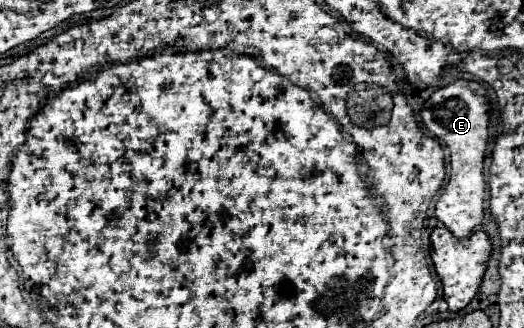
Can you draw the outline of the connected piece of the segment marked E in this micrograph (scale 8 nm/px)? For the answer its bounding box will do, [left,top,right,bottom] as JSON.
[421,80,489,238]

